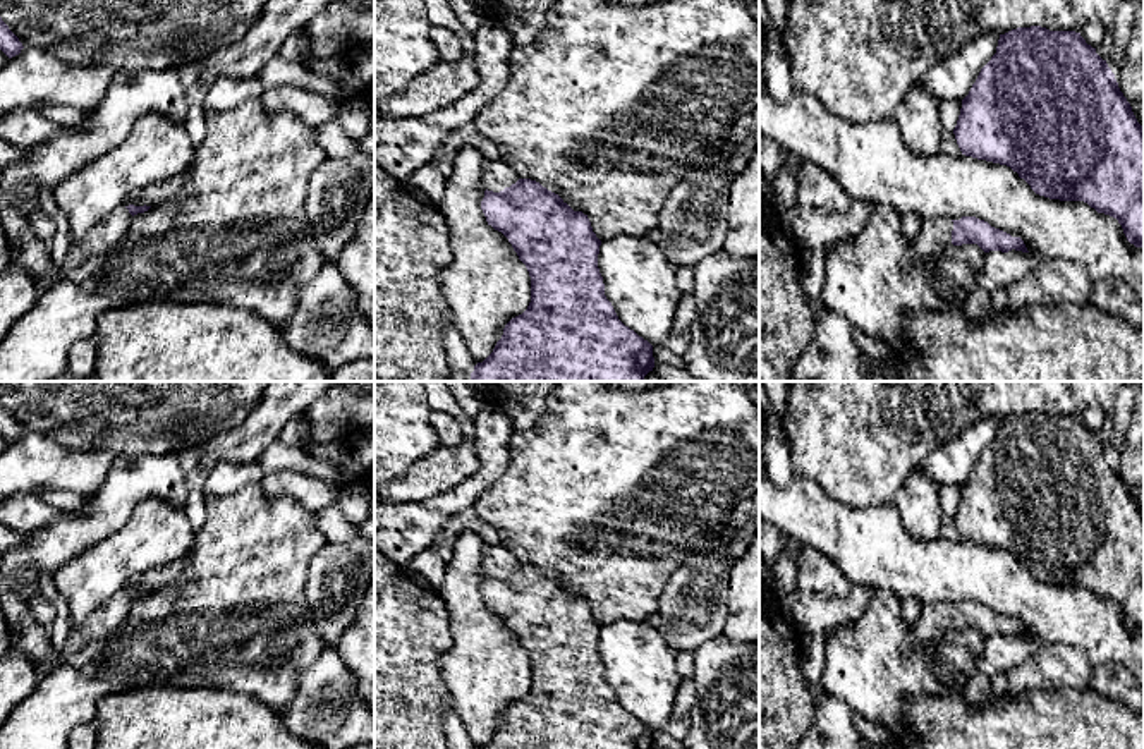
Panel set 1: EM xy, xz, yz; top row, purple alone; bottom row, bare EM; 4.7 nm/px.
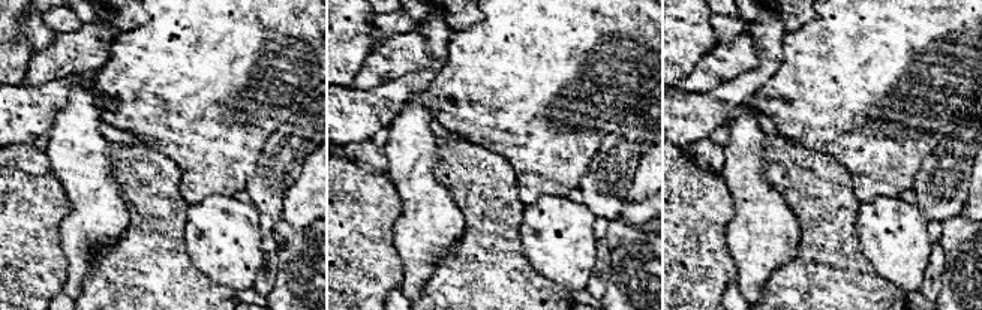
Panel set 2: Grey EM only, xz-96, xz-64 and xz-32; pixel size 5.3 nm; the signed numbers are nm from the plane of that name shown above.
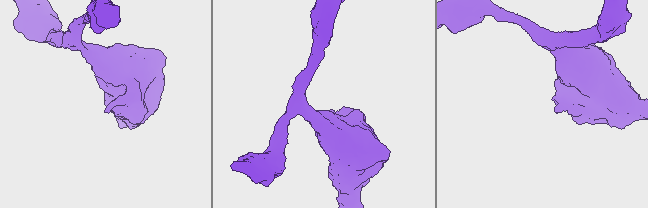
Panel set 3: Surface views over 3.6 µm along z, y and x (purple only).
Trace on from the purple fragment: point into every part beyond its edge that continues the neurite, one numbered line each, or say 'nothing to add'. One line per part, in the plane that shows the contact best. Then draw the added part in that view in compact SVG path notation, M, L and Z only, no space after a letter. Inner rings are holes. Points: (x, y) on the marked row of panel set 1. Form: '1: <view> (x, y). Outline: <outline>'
1: xz (498, 176). Outline: M484 160L484 189L500 192L517 180L519 175L503 160Z

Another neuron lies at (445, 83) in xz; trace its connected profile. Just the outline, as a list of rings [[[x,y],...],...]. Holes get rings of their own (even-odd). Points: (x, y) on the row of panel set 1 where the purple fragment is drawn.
[[[464,52],[459,60],[440,60],[423,76],[414,77],[399,94],[376,101],[374,113],[388,117],[423,117],[429,112],[455,103],[478,88],[481,74],[474,52]]]

